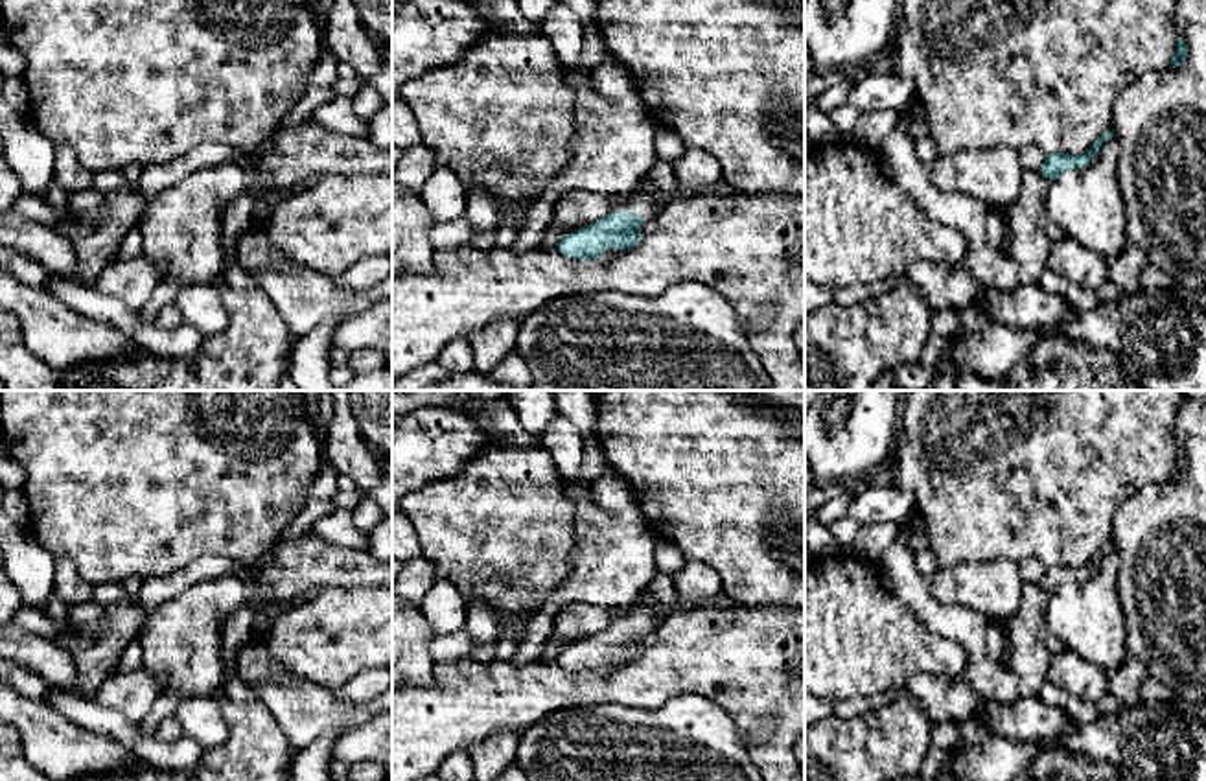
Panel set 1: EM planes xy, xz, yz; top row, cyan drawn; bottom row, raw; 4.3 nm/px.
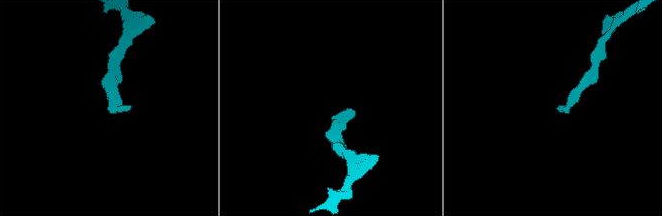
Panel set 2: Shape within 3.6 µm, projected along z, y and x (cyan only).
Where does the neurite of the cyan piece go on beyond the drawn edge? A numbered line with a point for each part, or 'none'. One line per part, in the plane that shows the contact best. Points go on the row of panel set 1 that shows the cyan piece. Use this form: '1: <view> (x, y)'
1: xz (643, 205)

